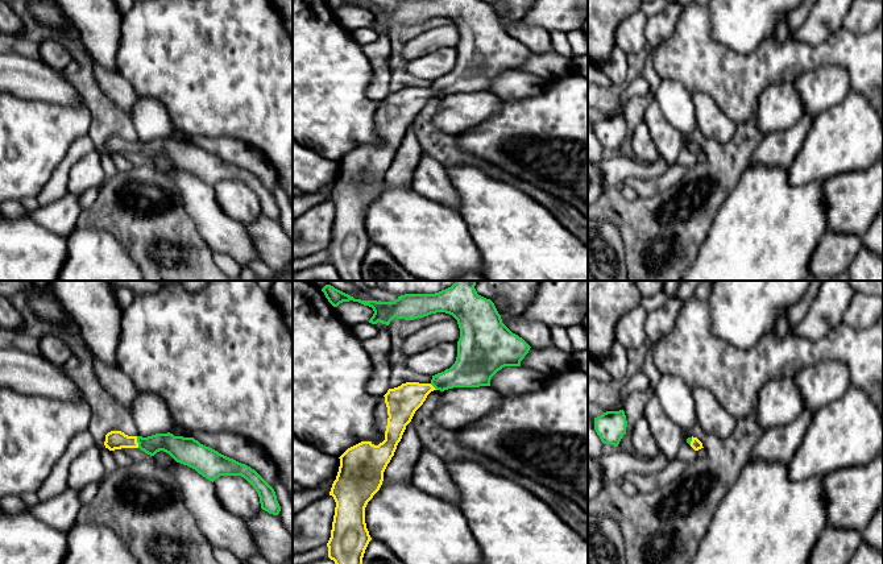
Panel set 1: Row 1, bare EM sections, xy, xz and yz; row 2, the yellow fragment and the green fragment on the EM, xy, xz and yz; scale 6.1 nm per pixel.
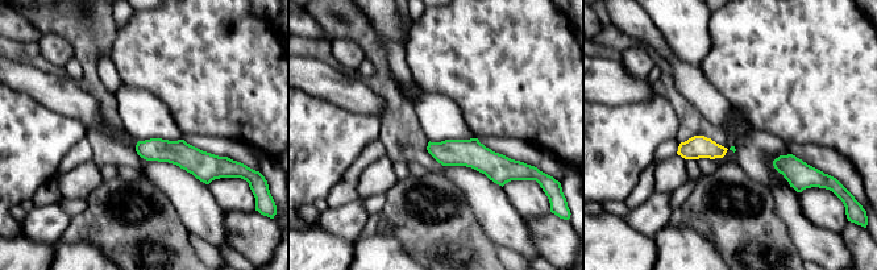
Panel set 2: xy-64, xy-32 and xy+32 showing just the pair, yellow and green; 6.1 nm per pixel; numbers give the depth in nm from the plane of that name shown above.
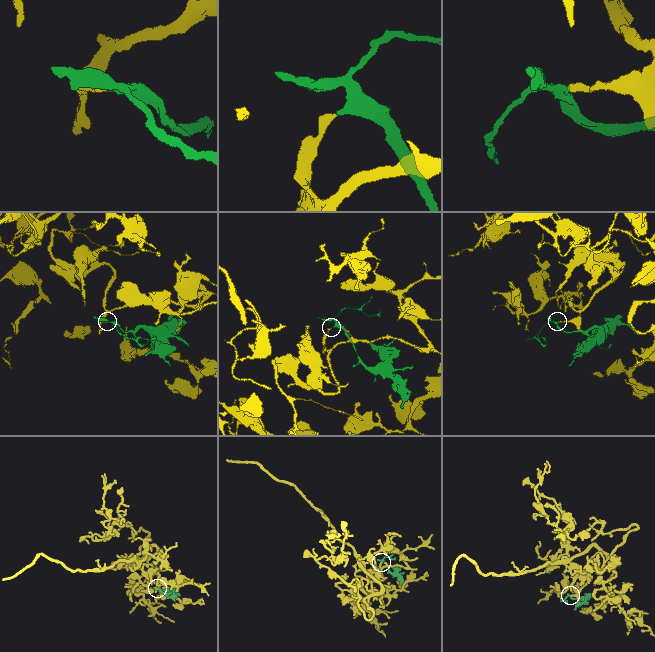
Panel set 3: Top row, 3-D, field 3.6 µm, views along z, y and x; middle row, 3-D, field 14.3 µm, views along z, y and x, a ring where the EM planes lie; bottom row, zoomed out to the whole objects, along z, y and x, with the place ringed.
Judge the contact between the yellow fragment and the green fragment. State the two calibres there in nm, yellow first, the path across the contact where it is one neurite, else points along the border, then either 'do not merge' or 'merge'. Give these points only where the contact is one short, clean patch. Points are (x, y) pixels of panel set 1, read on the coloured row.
calibres 110 and 130 nm; way xy (115, 439), (136, 442), (175, 446); merge

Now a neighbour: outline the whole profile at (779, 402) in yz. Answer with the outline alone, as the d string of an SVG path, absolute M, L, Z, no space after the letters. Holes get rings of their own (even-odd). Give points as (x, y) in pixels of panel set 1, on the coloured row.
M791 377L766 382L759 393L753 416L764 430L791 423L805 409L804 399Z

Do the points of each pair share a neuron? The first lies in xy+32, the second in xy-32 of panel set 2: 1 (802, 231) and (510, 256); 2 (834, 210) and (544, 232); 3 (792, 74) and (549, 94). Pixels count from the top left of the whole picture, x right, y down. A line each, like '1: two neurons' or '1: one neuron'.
1: two neurons
2: two neurons
3: one neuron

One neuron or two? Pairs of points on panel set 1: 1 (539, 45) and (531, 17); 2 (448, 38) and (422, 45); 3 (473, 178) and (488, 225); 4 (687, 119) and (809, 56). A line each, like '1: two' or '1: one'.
1: two
2: one
3: one
4: two

